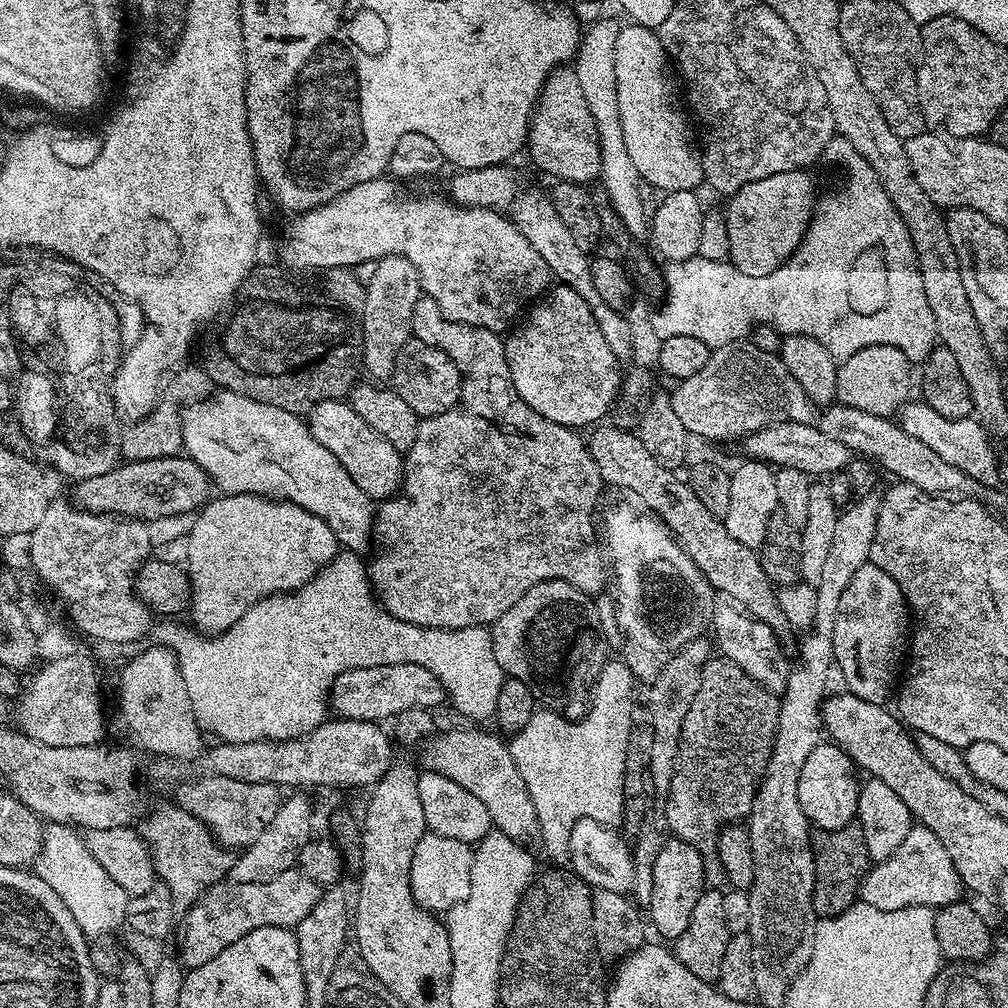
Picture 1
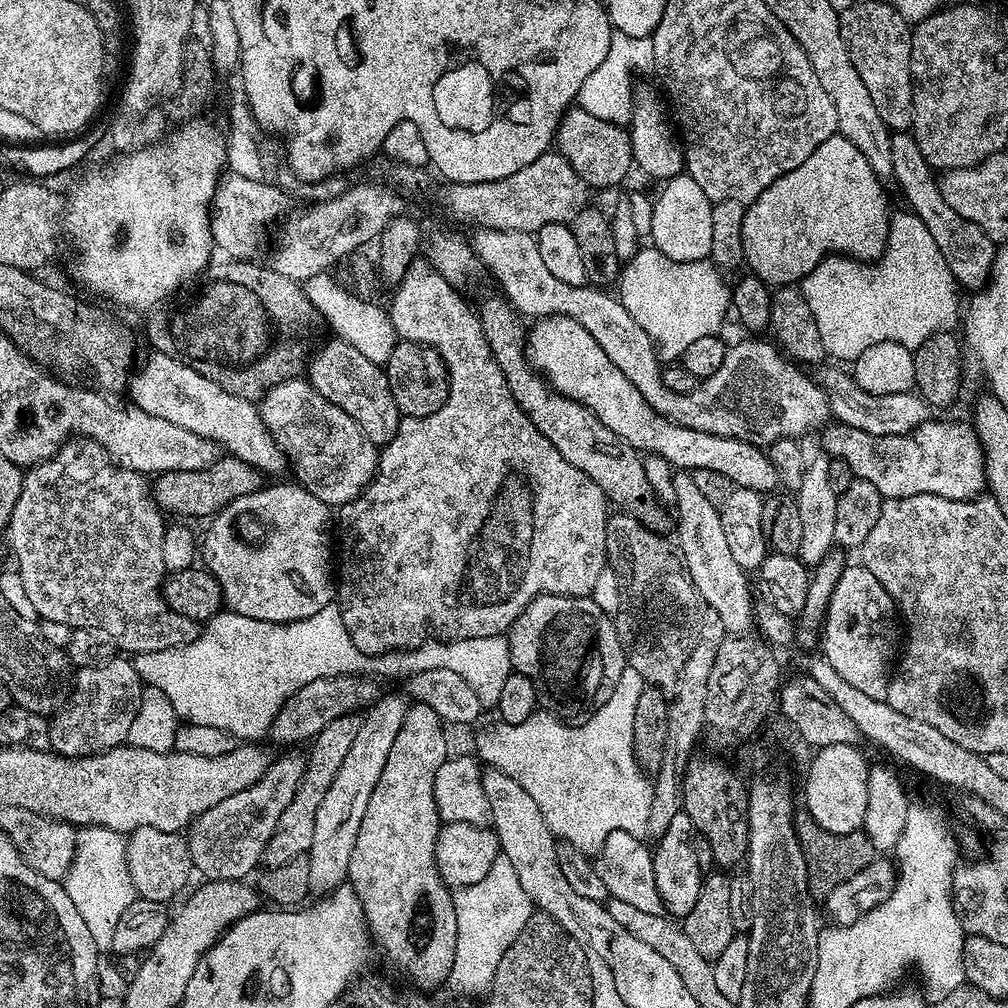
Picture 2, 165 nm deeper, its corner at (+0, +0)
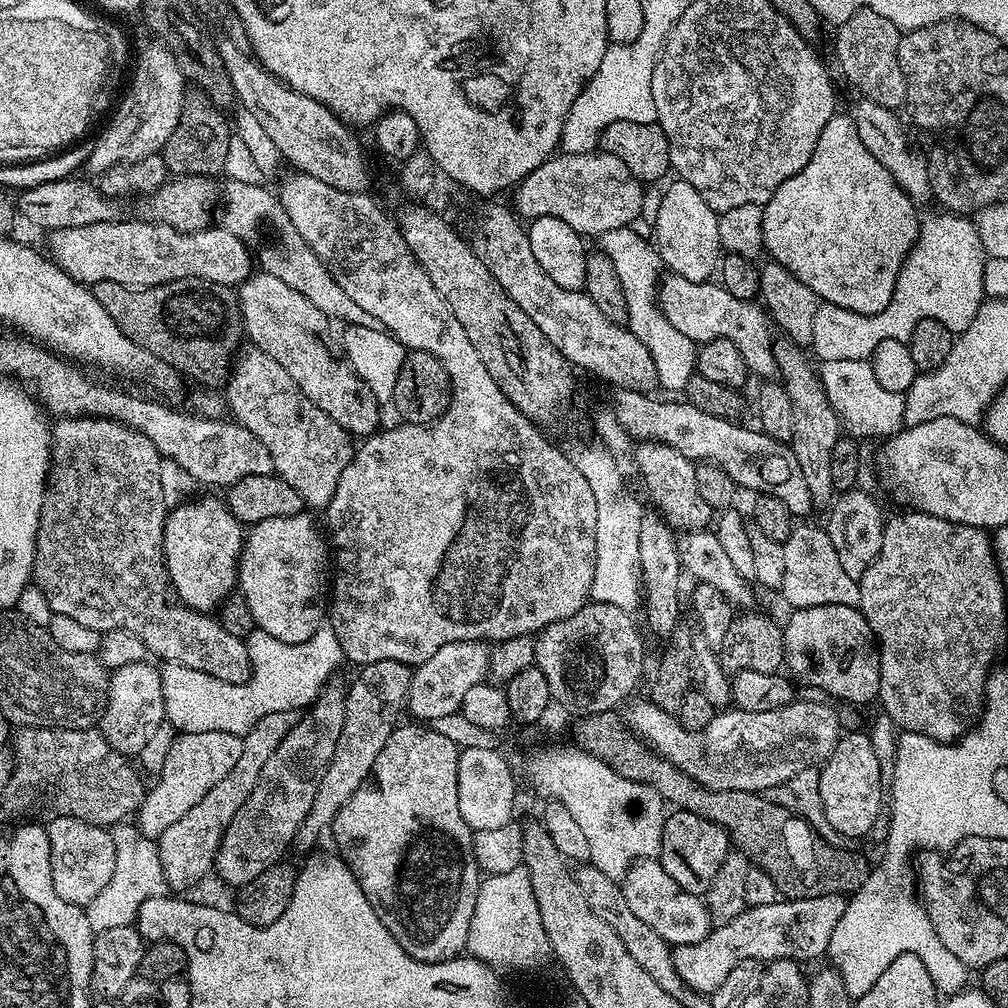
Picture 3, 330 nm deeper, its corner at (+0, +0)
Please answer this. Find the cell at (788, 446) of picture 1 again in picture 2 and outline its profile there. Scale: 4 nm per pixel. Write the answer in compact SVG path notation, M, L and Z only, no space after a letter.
M930 418L913 432L901 436L879 436L866 434L866 430L858 430L855 426L832 422L823 429L822 443L831 459L846 462L855 479L871 482L874 490L878 490L881 497L889 500L910 498L914 494L938 494L940 498L974 500L986 488L984 451L980 439L976 436L975 427L971 423L959 424L956 420Z

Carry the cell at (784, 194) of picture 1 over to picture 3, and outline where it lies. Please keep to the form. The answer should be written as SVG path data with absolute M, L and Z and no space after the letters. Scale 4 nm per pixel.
M837 114L826 122L810 162L806 162L794 178L782 182L763 209L764 252L772 255L769 257L775 263L786 266L798 282L810 286L823 303L863 316L873 316L890 306L904 259L919 236L922 216L916 213L919 212L917 205L904 193L902 186L894 182L890 170L862 146L862 138L858 138L851 115Z

